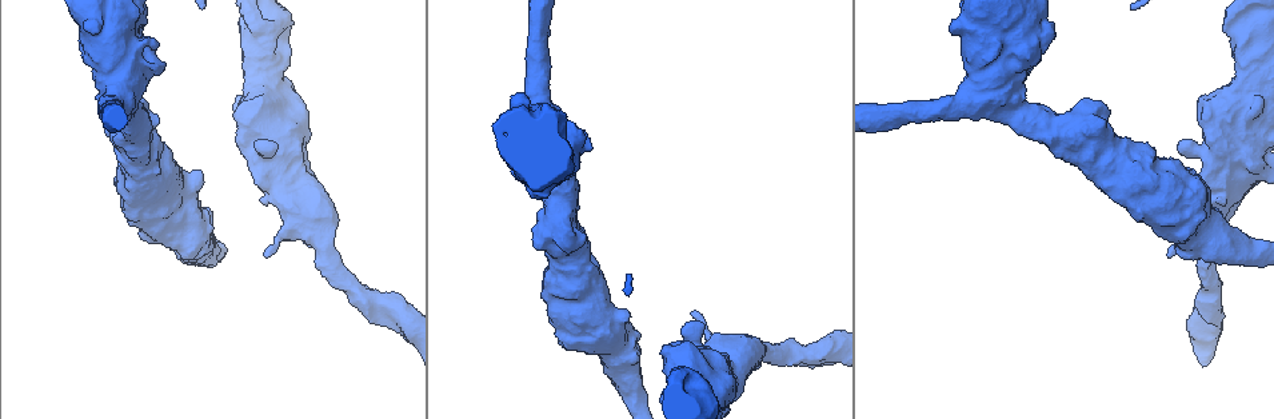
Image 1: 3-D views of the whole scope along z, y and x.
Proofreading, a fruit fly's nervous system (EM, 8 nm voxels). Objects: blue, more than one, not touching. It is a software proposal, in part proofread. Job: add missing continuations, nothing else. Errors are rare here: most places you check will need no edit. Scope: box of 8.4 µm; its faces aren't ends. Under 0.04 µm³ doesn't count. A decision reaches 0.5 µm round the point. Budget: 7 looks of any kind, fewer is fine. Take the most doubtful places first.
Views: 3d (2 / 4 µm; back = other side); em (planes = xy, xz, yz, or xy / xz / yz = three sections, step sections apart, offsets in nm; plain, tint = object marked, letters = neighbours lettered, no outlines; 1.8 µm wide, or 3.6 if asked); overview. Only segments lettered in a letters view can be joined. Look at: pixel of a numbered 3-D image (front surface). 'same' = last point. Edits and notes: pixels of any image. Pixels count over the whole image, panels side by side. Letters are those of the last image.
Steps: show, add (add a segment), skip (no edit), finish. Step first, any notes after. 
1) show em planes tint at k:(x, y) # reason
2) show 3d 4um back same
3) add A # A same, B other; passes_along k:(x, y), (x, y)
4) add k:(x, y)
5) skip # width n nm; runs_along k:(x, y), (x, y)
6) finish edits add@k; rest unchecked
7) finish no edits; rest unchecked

show em xy step 8 letters at 1:(1169, 257) # free end

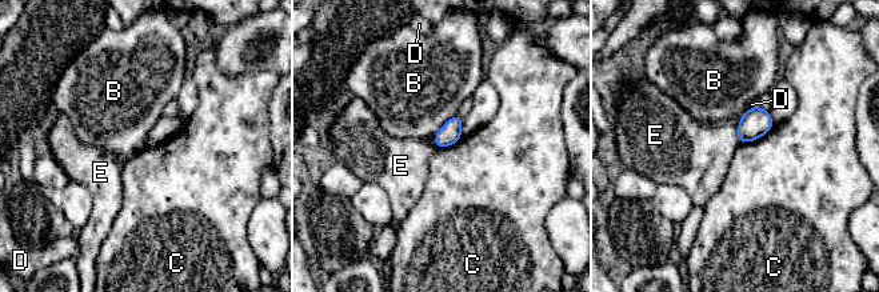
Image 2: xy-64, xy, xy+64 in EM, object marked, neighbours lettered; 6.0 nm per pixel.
show em planes letters same # cut it another way

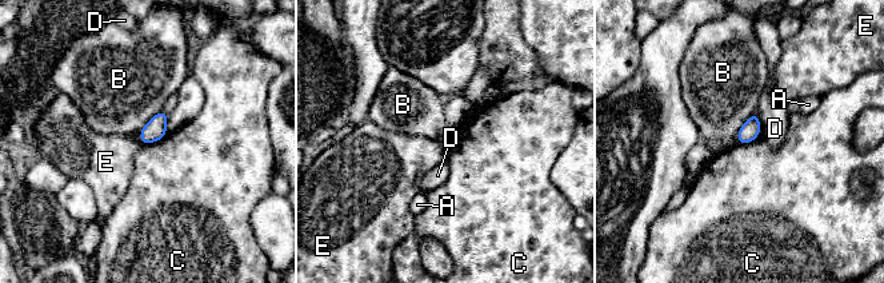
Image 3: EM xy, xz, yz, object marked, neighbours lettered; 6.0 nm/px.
skip # A other, B other, C other, D other, E other; border 3:(167, 134), (158, 140), (143, 144); no lettered segment goes on from it

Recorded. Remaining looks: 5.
show em 3.6um yz step 8 tint at 1:(626, 314) # stops while still wide

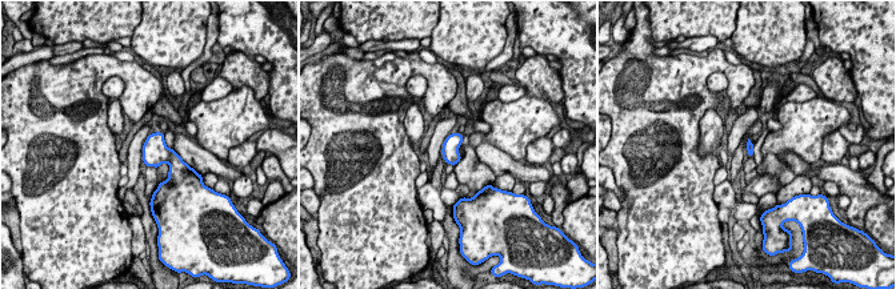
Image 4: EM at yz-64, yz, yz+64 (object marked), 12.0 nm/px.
show em 3.6um planes letters same

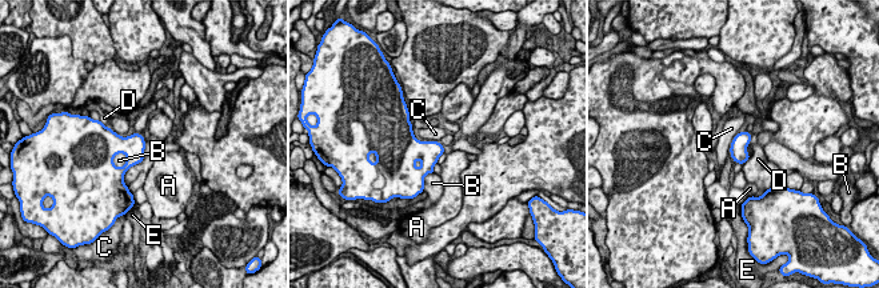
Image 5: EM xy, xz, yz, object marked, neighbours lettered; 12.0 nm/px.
skip # A other, B other, C other, D other, E other; border 5:(142, 135), (144, 142); none of them fits

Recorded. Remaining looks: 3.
show em 3.6um yz step 4 plain at 1:(518, 180) # thick end

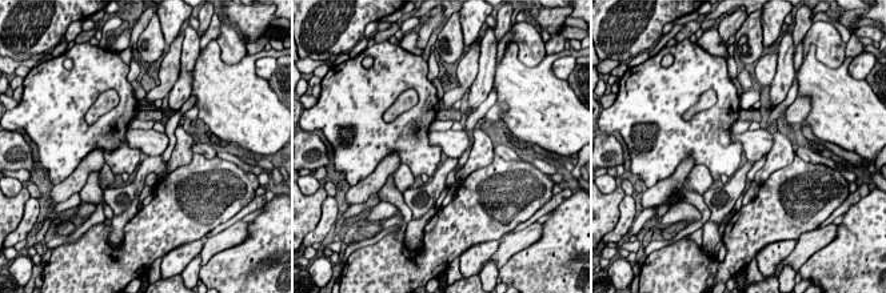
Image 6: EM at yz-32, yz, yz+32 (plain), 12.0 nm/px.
show em 3.6um yz step 4 letters same

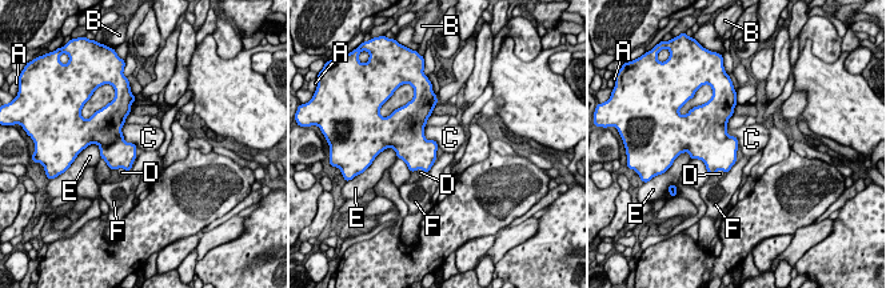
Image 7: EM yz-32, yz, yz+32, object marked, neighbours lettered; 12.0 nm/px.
skip # longest_contact C 340 nm; A other, B other, C other, D other, E other, F other; border 7:(124, 122), (123, 139), (138, 146); no lettered segment goes on from it

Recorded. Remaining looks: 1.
finish no edits; rest unchecked

